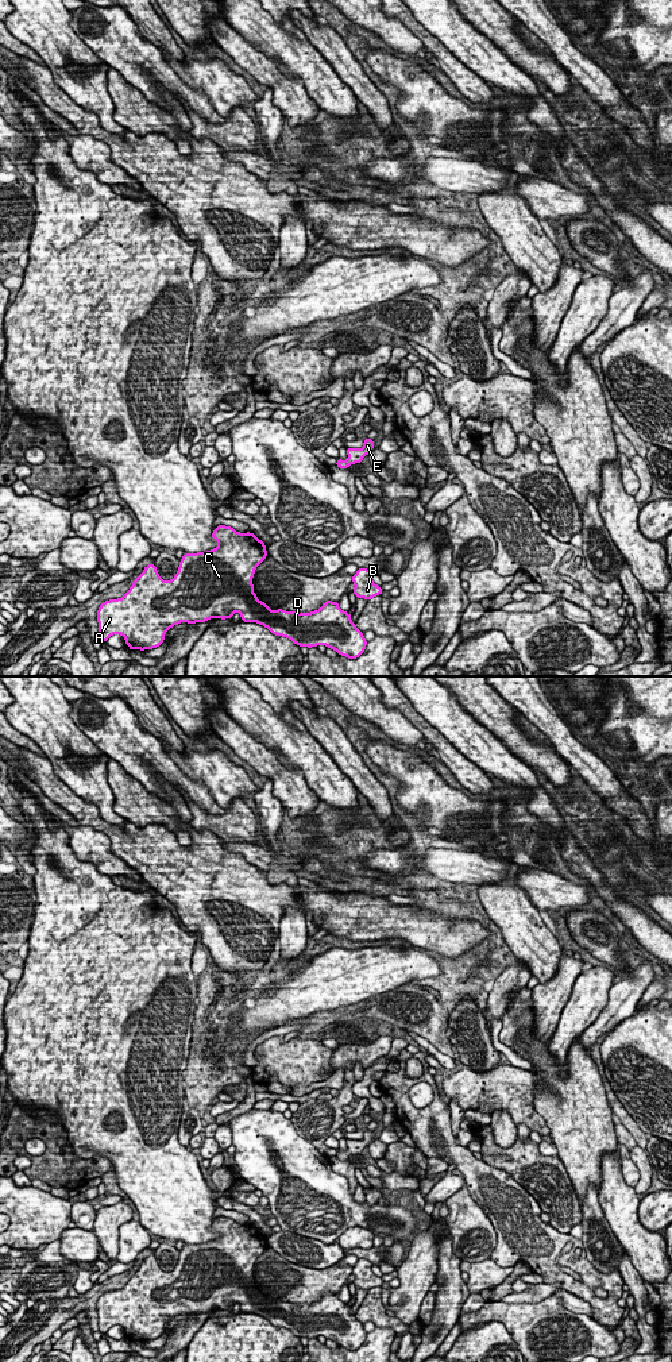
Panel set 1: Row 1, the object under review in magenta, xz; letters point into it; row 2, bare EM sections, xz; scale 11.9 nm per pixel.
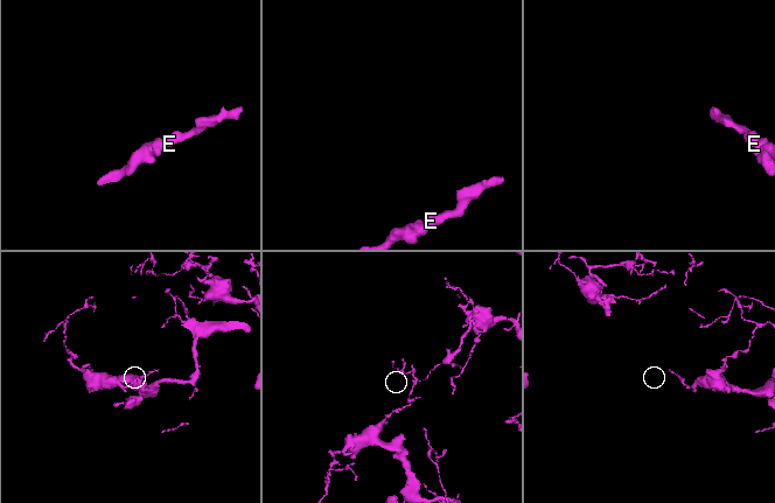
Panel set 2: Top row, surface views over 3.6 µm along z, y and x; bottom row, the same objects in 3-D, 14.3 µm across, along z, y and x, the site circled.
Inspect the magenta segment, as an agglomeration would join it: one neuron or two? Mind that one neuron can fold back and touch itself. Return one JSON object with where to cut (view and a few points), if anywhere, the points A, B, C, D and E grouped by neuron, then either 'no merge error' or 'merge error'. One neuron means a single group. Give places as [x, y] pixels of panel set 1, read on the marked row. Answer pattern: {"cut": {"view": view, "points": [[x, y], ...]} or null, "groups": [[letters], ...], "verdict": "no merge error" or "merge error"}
{"cut": null, "groups": [["A", "B", "C", "D", "E"]], "verdict": "no merge error"}

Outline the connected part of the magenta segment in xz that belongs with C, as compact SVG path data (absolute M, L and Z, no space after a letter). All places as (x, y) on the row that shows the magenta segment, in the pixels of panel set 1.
M217 525L212 532L219 545L206 552L184 553L179 560L177 574L171 580L163 580L155 564L144 567L143 572L134 580L130 590L117 599L104 601L97 609L99 641L105 643L113 634L121 634L130 651L158 648L165 641L165 633L181 622L196 624L205 622L211 618L232 618L236 611L240 613L242 621L256 622L267 628L273 634L291 640L298 647L318 647L320 644L336 651L340 656L348 659L359 657L367 645L355 622L351 621L352 614L341 610L339 602L327 601L318 610L310 613L286 611L282 609L271 610L264 602L259 601L254 593L252 578L256 567L266 559L267 551L263 540L254 533L240 533L231 526Z

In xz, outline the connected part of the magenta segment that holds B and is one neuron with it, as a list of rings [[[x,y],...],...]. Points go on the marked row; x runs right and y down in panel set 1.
[[[358,568],[352,575],[352,583],[355,584],[352,593],[356,598],[372,599],[383,593],[382,587],[374,583],[372,572],[367,568]]]

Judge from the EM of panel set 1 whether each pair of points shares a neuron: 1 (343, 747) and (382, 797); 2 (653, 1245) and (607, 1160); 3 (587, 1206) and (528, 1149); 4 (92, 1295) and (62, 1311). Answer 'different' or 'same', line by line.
1: same
2: same
3: different
4: same

